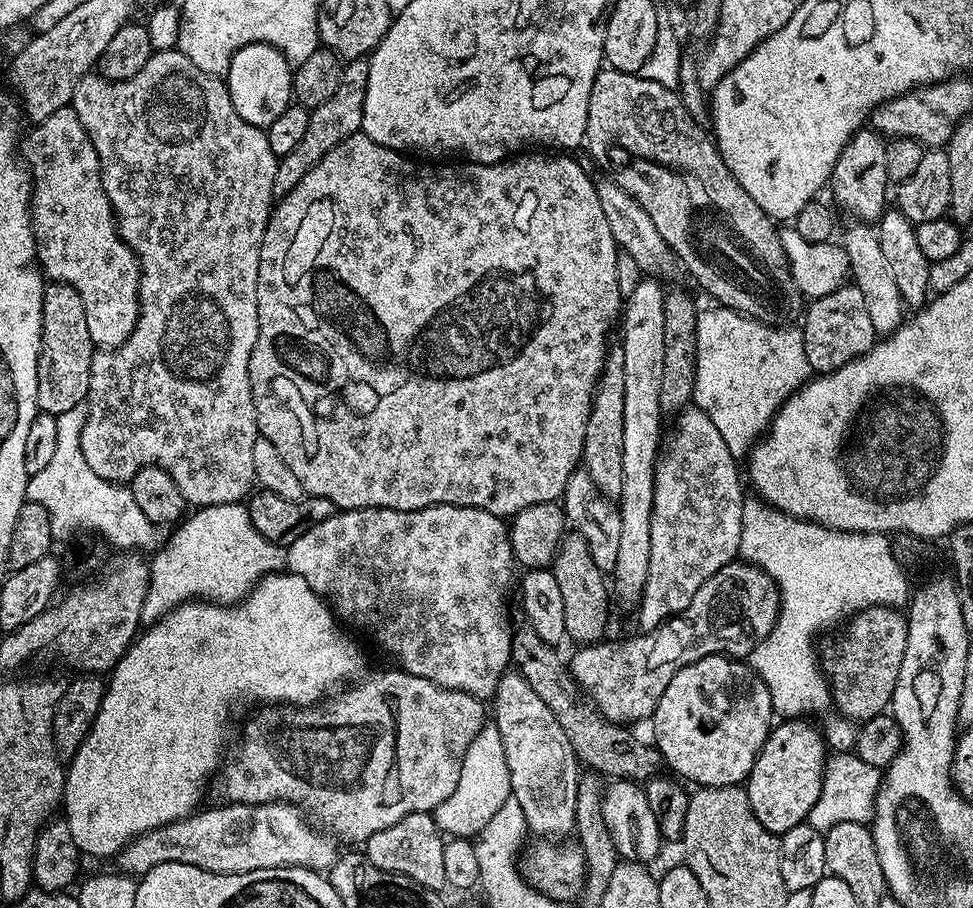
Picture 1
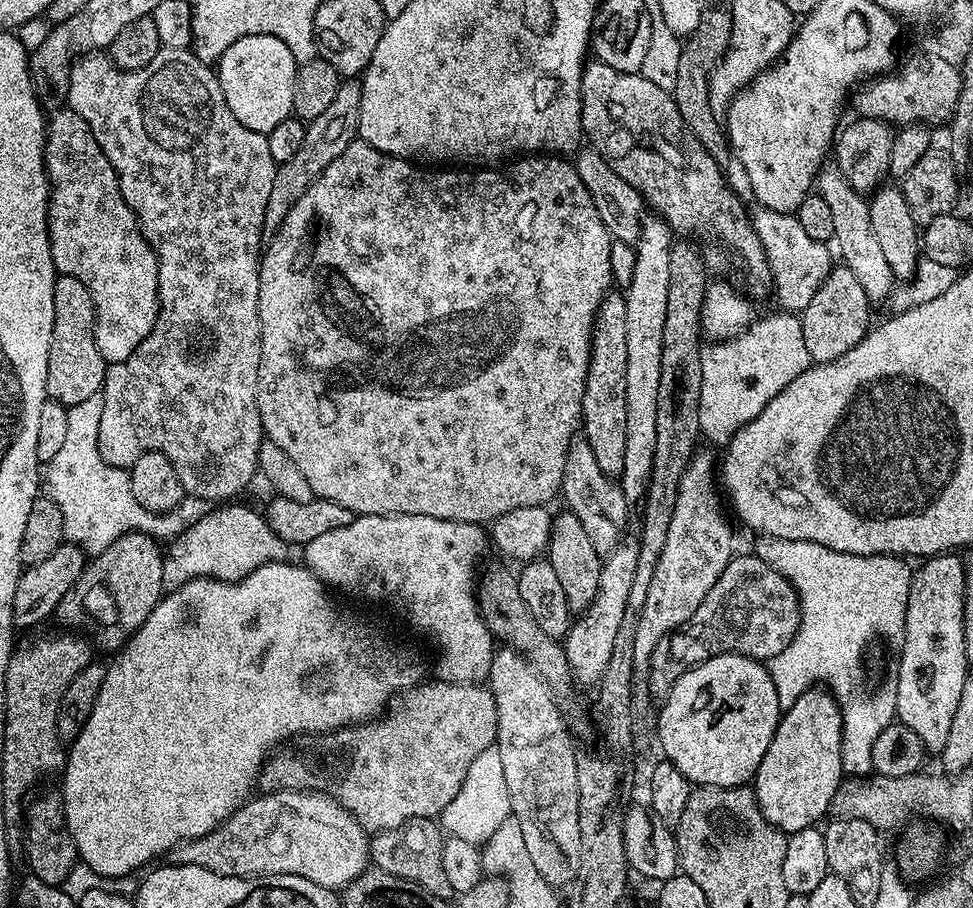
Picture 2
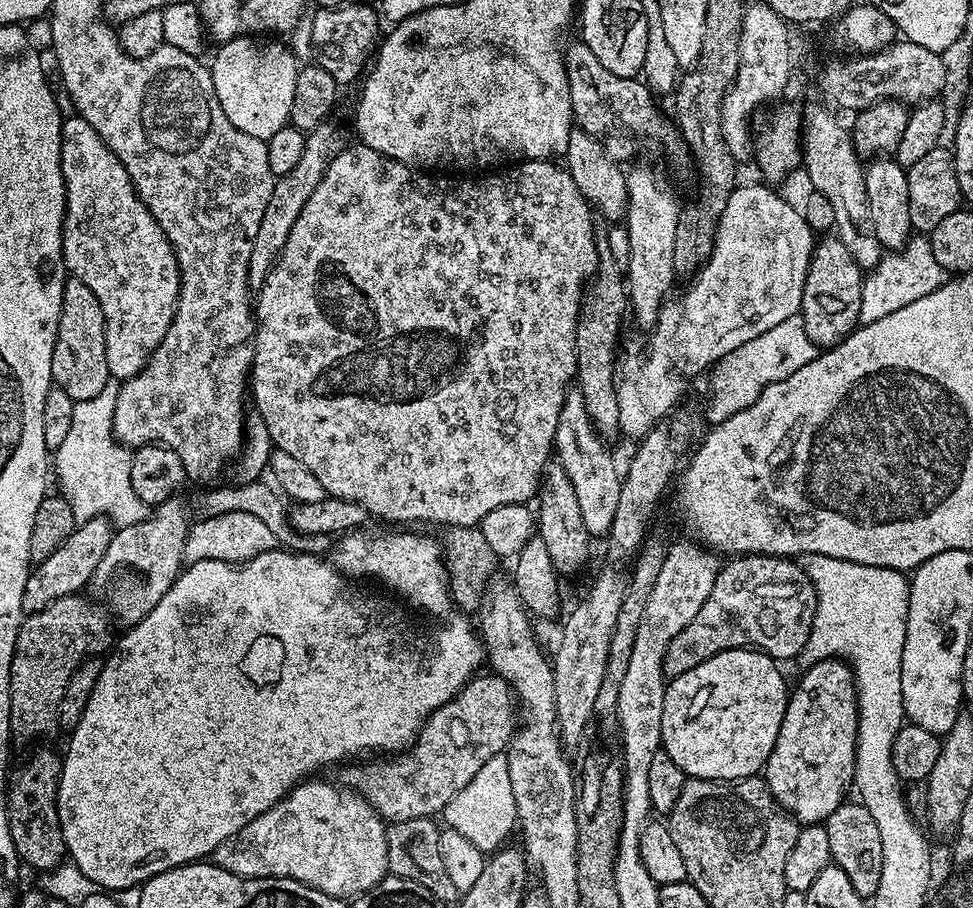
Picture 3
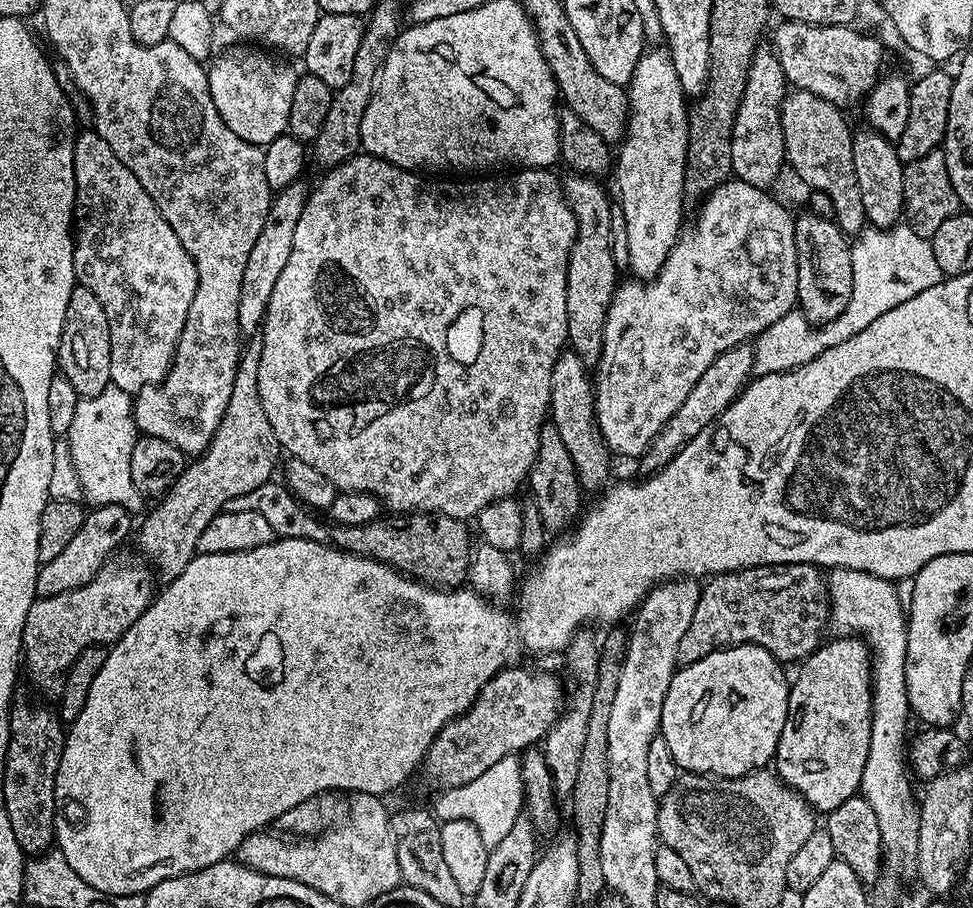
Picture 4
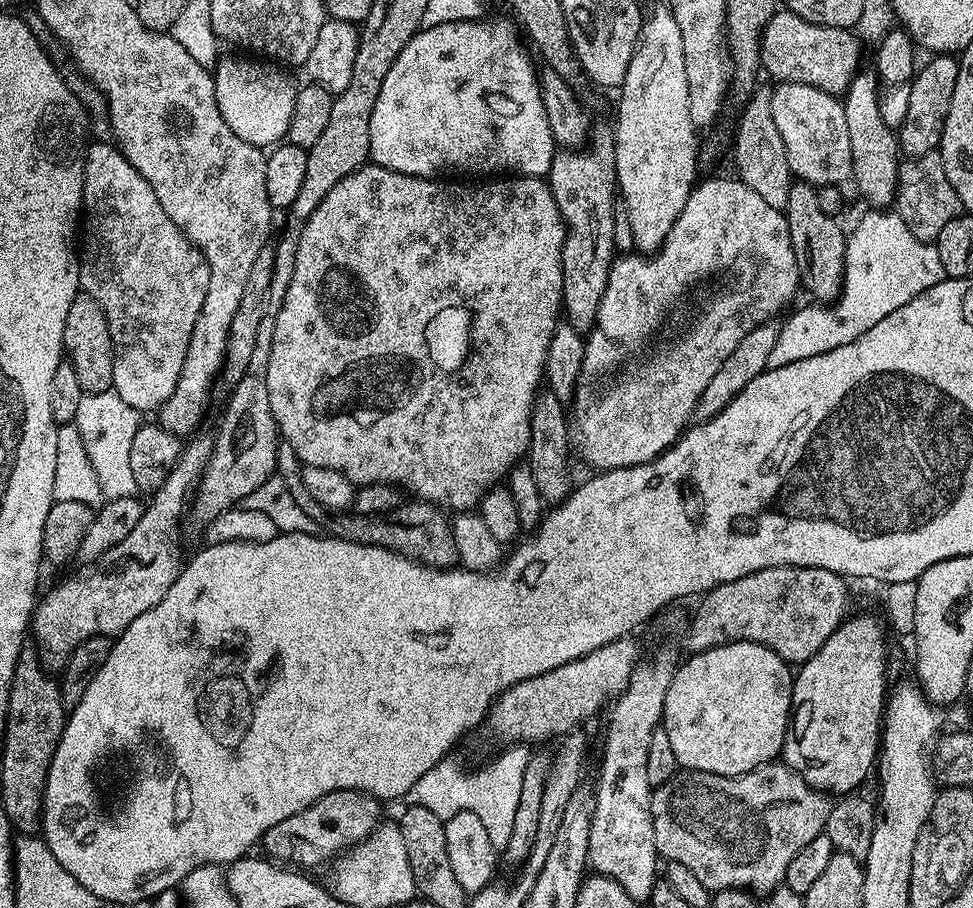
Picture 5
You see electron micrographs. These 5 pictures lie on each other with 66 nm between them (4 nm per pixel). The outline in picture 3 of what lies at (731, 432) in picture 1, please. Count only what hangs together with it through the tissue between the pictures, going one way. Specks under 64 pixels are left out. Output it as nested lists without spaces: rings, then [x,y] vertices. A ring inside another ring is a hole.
[[[800,315],[786,318],[786,322],[778,322],[766,334],[758,334],[750,342],[738,346],[730,354],[726,354],[710,369],[712,376],[712,393],[708,396],[708,424],[715,426],[728,420],[740,410],[746,410],[774,382],[782,382],[794,374],[794,370],[802,370],[818,355],[816,345],[810,342],[806,334],[804,319]]]

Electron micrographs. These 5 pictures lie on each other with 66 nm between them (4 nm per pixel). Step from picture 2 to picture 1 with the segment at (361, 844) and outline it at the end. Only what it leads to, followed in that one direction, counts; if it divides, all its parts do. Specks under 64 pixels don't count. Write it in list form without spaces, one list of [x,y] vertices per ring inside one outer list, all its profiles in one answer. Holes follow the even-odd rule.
[[[225,803],[223,807],[197,811],[185,820],[137,836],[116,853],[114,863],[120,867],[117,869],[133,878],[154,872],[163,864],[185,864],[214,874],[267,872],[277,868],[299,868],[320,874],[331,870],[337,862],[337,841],[313,827],[295,804]]]

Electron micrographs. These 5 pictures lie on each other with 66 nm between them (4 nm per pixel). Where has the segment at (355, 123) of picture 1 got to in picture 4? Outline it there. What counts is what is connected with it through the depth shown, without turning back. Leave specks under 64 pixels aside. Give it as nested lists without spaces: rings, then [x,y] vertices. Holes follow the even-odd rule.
[[[303,179],[295,180],[273,195],[270,210],[262,222],[262,234],[258,234],[250,250],[250,258],[246,258],[246,270],[242,270],[242,290],[238,293],[238,326],[241,333],[256,334],[261,331],[270,294],[274,294],[274,285],[286,267],[290,250],[294,250],[294,230],[298,227],[298,218],[302,218],[310,191],[309,185],[304,183]]]

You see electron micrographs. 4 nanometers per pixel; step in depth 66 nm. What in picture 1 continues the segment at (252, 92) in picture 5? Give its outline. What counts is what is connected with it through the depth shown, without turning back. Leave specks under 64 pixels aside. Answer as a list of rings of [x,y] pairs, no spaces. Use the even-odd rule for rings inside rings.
[[[252,43],[232,55],[224,75],[235,112],[250,125],[267,129],[291,105],[292,68],[285,56],[266,43]]]

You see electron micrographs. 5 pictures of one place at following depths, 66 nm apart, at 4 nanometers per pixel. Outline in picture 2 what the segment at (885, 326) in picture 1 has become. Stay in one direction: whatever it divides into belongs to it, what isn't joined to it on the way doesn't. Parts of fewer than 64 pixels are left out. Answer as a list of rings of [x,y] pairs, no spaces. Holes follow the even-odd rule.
[[[825,166],[821,168],[816,177],[815,187],[818,189],[818,194],[822,198],[826,198],[826,203],[829,204],[830,210],[834,217],[834,234],[832,235],[832,240],[834,241],[834,248],[836,244],[837,249],[835,248],[835,251],[838,253],[838,256],[838,251],[840,251],[840,256],[842,259],[844,259],[841,260],[843,267],[850,269],[850,271],[852,271],[852,273],[854,274],[854,278],[858,278],[858,282],[862,282],[862,290],[866,290],[866,298],[868,299],[869,305],[877,306],[876,304],[882,303],[883,300],[885,303],[885,301],[887,301],[889,297],[891,297],[894,291],[894,285],[897,283],[897,278],[896,275],[894,275],[894,273],[892,273],[892,271],[890,270],[890,265],[886,262],[886,254],[882,251],[881,246],[878,243],[876,236],[874,234],[874,226],[870,222],[870,210],[868,209],[868,200],[866,199],[865,193],[859,192],[858,190],[854,190],[854,186],[850,186],[850,182],[848,181],[848,179],[844,177],[844,175],[842,175],[839,167],[836,166]]]

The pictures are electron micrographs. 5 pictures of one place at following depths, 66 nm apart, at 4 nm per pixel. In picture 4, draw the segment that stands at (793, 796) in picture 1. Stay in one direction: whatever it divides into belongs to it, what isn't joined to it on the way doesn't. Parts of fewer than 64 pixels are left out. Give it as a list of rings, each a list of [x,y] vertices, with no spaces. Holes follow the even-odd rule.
[[[854,636],[830,640],[802,661],[800,673],[791,681],[786,726],[774,757],[776,775],[820,814],[834,811],[859,793],[872,725],[871,651]]]

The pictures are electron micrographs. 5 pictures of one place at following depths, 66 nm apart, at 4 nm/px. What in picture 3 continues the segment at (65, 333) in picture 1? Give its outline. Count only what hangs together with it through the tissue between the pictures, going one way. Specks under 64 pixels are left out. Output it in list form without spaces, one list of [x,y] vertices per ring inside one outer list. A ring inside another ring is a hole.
[[[75,278],[64,281],[62,310],[58,322],[58,334],[54,342],[52,382],[55,387],[70,394],[70,398],[75,401],[94,398],[94,394],[101,392],[110,383],[106,366],[102,306],[98,306],[98,298],[94,298],[94,290],[90,290],[86,282]]]

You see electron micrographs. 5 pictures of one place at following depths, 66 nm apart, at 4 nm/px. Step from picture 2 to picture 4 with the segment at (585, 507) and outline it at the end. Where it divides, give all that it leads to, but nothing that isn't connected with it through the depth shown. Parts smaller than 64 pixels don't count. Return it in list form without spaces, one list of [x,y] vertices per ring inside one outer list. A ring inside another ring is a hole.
[[[571,350],[560,353],[552,375],[552,407],[550,422],[555,425],[558,434],[562,434],[562,442],[566,442],[566,450],[570,450],[570,458],[574,458],[576,473],[580,479],[581,489],[585,493],[596,492],[608,480],[608,471],[612,464],[608,444],[602,438],[599,426],[596,425],[594,407],[594,384],[590,379],[589,369],[582,358]]]

